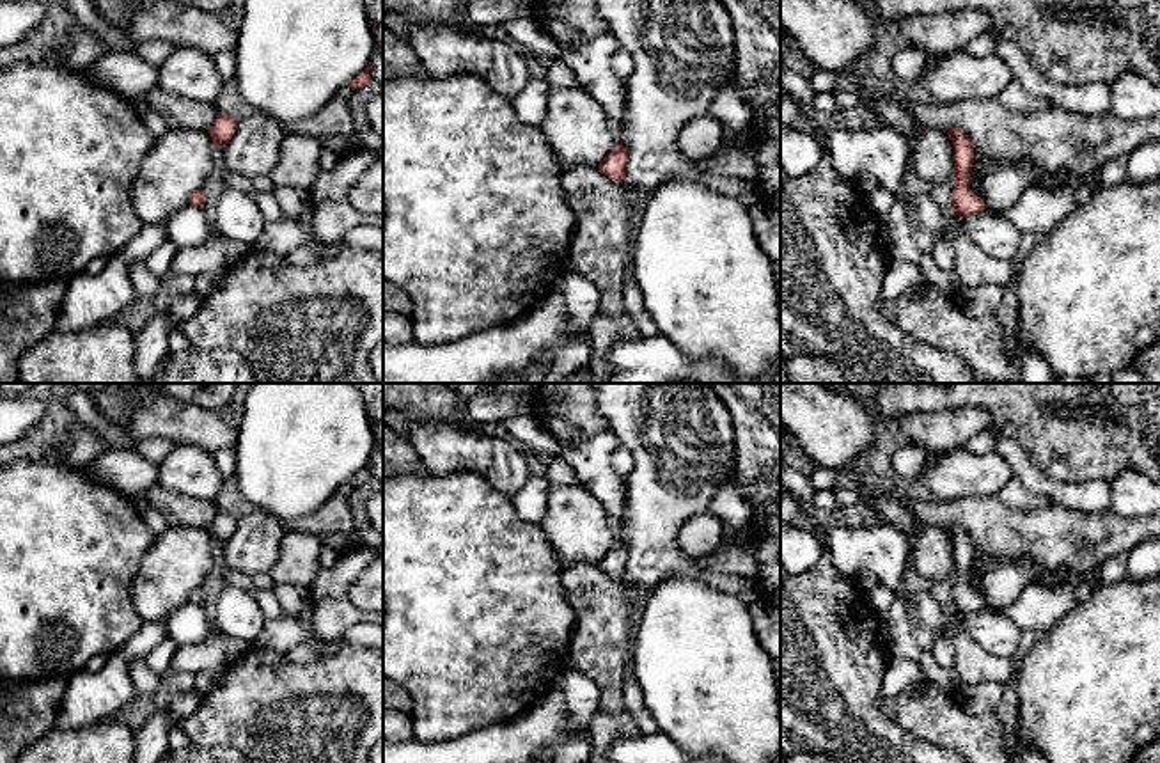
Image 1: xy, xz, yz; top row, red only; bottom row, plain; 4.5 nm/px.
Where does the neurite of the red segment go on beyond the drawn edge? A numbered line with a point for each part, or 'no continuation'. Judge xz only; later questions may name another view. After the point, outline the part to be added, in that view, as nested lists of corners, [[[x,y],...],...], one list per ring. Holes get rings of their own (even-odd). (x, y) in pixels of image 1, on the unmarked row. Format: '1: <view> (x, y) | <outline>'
no continuation

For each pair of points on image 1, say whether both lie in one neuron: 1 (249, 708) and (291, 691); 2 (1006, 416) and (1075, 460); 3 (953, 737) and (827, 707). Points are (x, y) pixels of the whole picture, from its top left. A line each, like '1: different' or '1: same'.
1: same
2: same
3: different

